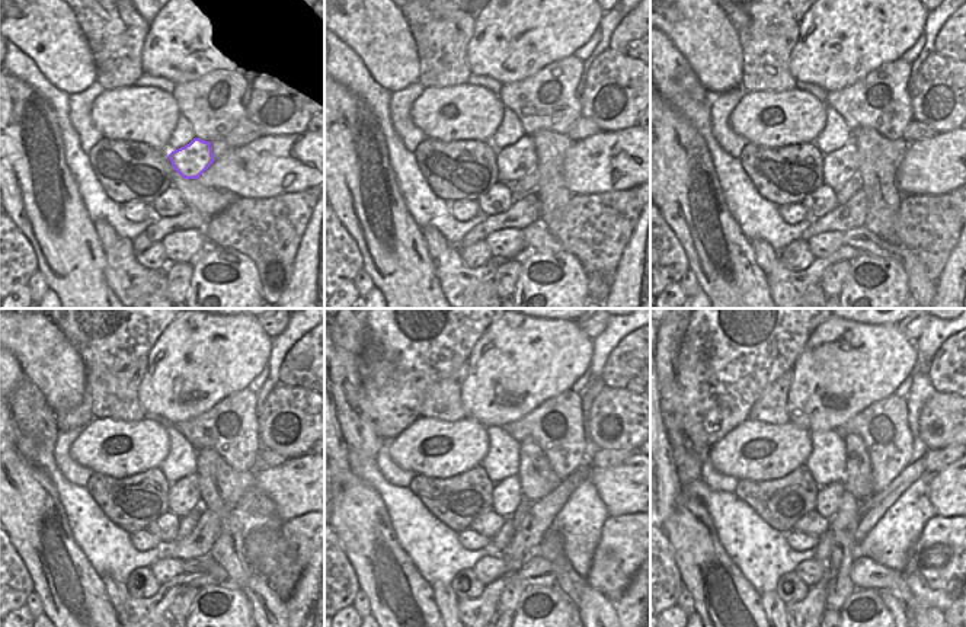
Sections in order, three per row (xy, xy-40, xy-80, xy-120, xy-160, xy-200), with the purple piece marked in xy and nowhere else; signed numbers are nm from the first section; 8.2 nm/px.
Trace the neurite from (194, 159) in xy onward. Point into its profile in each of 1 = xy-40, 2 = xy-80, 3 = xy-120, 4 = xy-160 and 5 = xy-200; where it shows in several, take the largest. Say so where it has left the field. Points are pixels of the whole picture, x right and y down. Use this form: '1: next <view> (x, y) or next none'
1: next xy-40 (515, 162)
2: next xy-80 (840, 166)
3: next xy-120 (184, 495)
4: next xy-160 (507, 495)
5: next xy-200 (829, 496)

